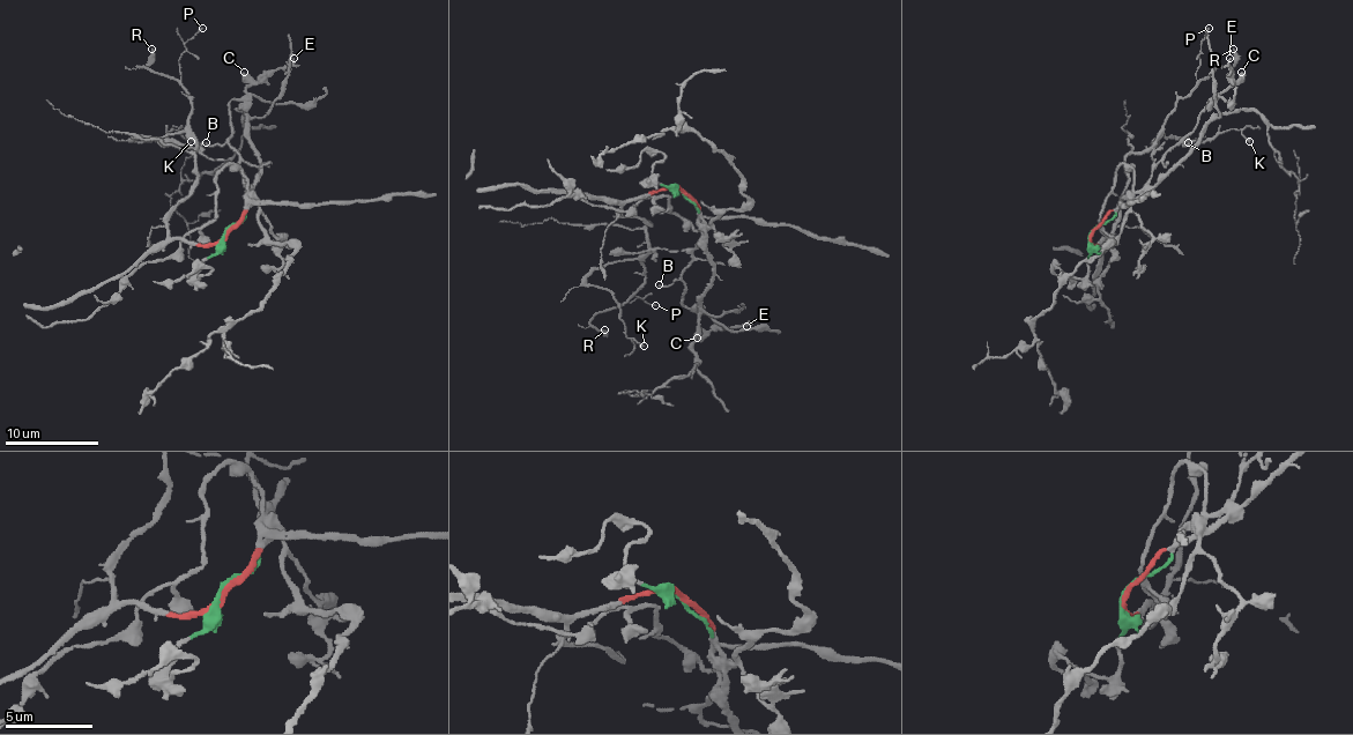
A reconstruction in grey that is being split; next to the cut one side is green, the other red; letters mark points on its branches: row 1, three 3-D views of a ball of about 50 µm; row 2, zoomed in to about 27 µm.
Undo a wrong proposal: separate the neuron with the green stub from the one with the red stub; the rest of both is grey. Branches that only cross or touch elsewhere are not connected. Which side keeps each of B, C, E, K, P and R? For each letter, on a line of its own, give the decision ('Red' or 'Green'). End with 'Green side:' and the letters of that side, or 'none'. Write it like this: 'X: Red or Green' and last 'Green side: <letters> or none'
B: Green
C: Green
E: Green
K: Red
P: Red
R: Red
Green side: B, C, E

